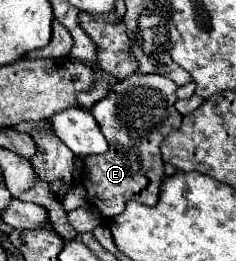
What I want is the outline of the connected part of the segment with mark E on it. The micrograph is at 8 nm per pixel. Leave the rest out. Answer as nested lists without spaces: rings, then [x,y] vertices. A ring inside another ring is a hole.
[[[134,72],[134,74],[126,76],[124,80],[116,82],[112,86],[110,94],[106,98],[102,98],[102,102],[96,102],[92,106],[90,112],[94,114],[96,122],[102,128],[102,134],[108,140],[108,152],[100,154],[100,156],[86,156],[82,176],[86,176],[84,186],[86,186],[86,192],[90,192],[90,202],[100,210],[100,214],[104,218],[112,218],[112,216],[120,214],[128,200],[156,206],[160,182],[166,176],[162,156],[160,156],[160,142],[166,138],[166,134],[176,130],[182,122],[180,112],[174,108],[174,102],[178,100],[176,88],[178,86],[162,74],[138,74],[138,72]]]

